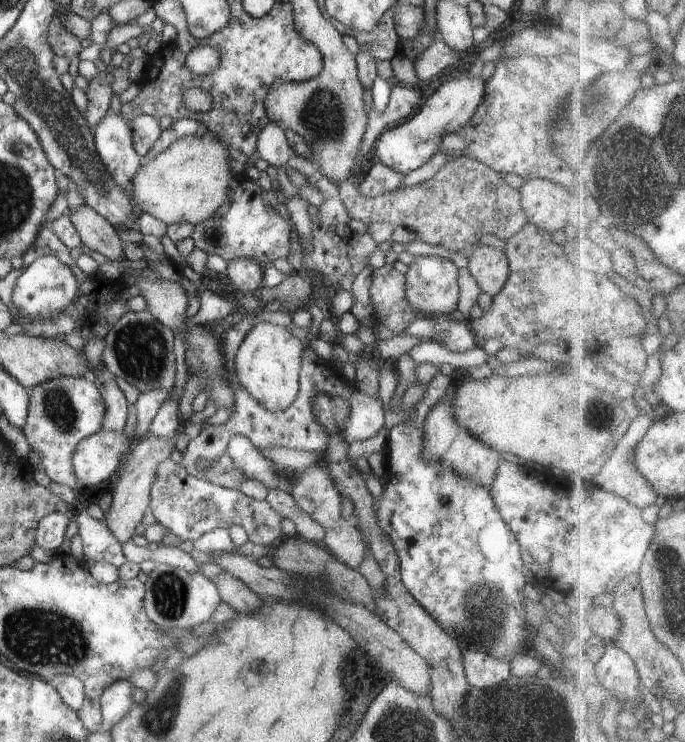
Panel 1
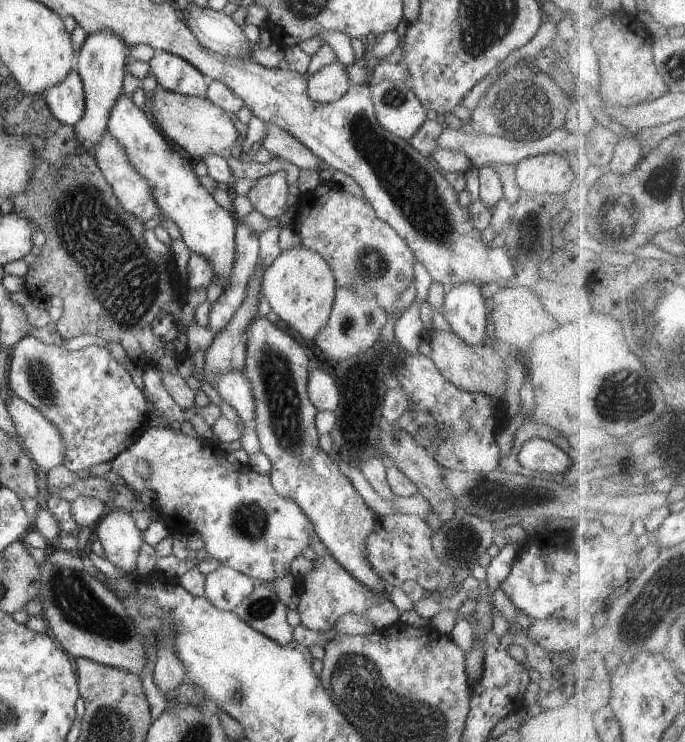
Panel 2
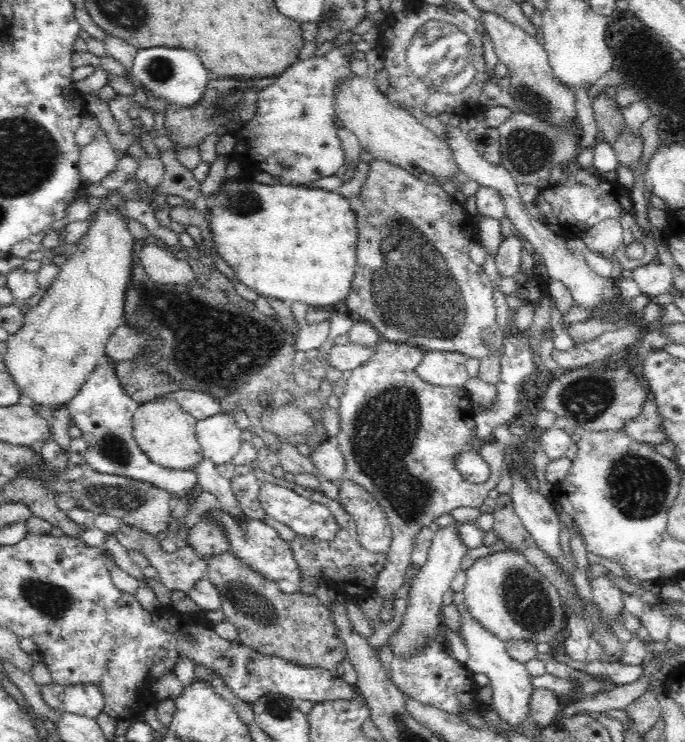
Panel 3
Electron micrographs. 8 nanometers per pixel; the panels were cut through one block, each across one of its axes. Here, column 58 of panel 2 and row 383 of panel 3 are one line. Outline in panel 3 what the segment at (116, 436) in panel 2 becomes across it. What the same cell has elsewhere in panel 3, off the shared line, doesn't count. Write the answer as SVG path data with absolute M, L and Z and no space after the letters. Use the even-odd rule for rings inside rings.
M382 340L370 360L347 375L345 388L339 394L337 416L341 429L335 437L338 439L338 448L346 459L345 476L365 488L378 501L393 534L387 562L378 574L374 591L386 600L394 599L394 595L405 584L420 529L428 527L431 522L435 522L435 518L450 513L454 508L480 508L489 498L488 492L498 484L502 468L507 463L502 446L484 443L479 448L479 455L490 465L490 476L486 482L468 482L460 471L454 469L454 458L460 452L468 450L474 442L474 409L465 387L436 386L418 376L415 368L418 368L424 355L419 348L413 348L410 344Z

